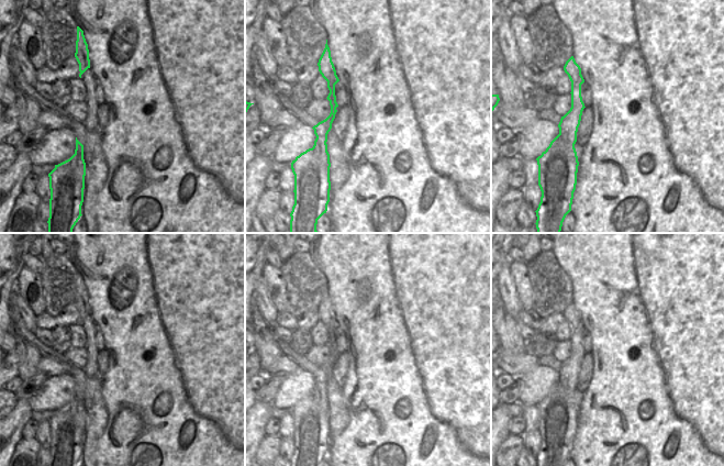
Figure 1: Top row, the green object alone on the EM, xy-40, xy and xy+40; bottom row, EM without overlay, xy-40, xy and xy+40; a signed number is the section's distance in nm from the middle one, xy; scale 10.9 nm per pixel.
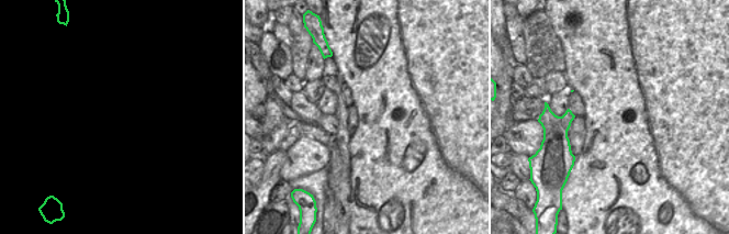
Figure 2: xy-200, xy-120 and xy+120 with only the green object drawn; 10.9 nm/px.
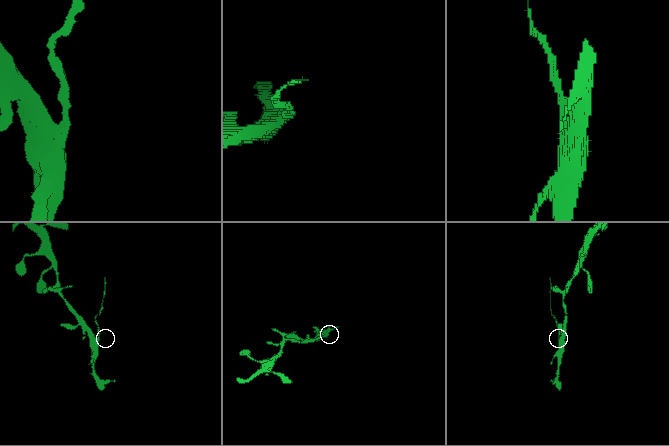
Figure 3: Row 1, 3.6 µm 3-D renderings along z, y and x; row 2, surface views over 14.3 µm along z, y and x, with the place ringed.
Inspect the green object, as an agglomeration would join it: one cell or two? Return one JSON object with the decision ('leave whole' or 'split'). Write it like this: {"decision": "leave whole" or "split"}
{"decision": "split"}

